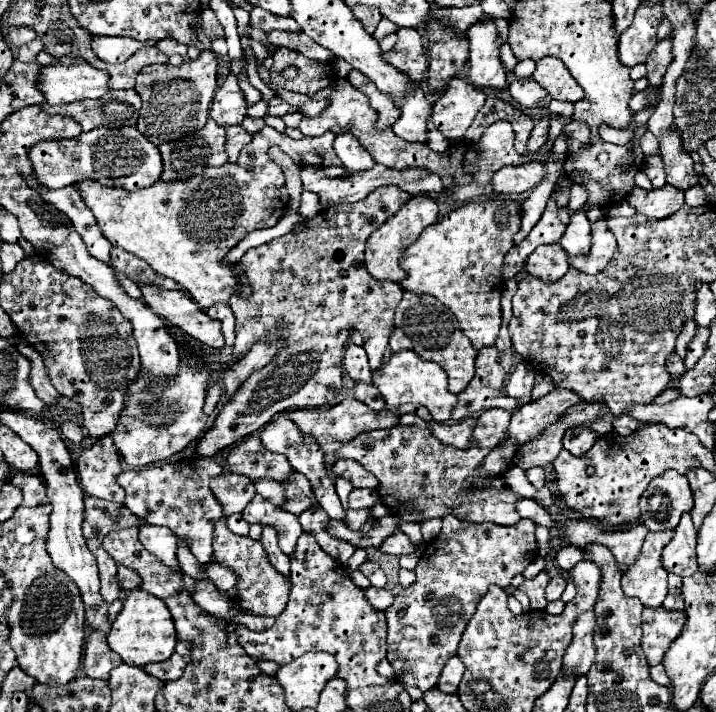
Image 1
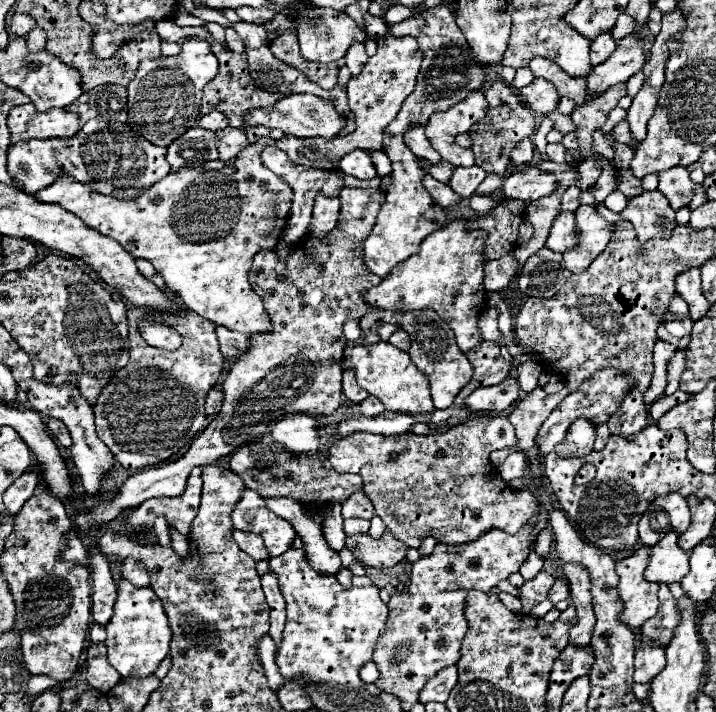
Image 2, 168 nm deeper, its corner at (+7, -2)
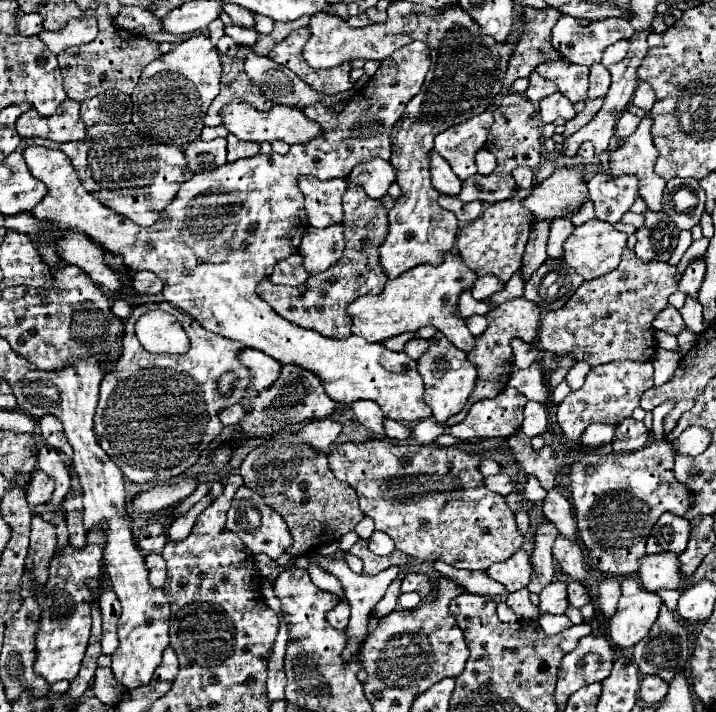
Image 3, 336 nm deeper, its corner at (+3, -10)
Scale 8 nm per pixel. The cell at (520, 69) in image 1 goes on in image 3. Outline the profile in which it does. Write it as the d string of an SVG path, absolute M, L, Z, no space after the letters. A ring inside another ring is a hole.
M532 72L528 80L530 80L530 84L528 84L528 88L526 88L526 98L528 98L530 102L538 102L540 98L544 98L544 96L548 96L548 94L558 92L552 82L544 80L542 76L536 76L536 72Z

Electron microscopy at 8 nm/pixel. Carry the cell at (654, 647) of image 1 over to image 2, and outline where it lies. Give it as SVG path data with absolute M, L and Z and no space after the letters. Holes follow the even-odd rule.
M636 642L636 672L634 672L634 682L640 684L650 684L654 680L654 676L658 676L664 670L664 650L656 648L656 644L648 644L648 648L644 648L644 644Z

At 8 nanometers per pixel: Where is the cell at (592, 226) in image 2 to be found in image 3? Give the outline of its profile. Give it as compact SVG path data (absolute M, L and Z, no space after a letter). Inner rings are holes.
M588 220L582 226L578 226L568 240L564 242L564 262L570 264L570 268L574 268L584 280L592 280L602 276L604 272L610 272L612 268L618 266L622 250L626 248L626 234L614 230L614 226L610 226L608 222L602 220Z

